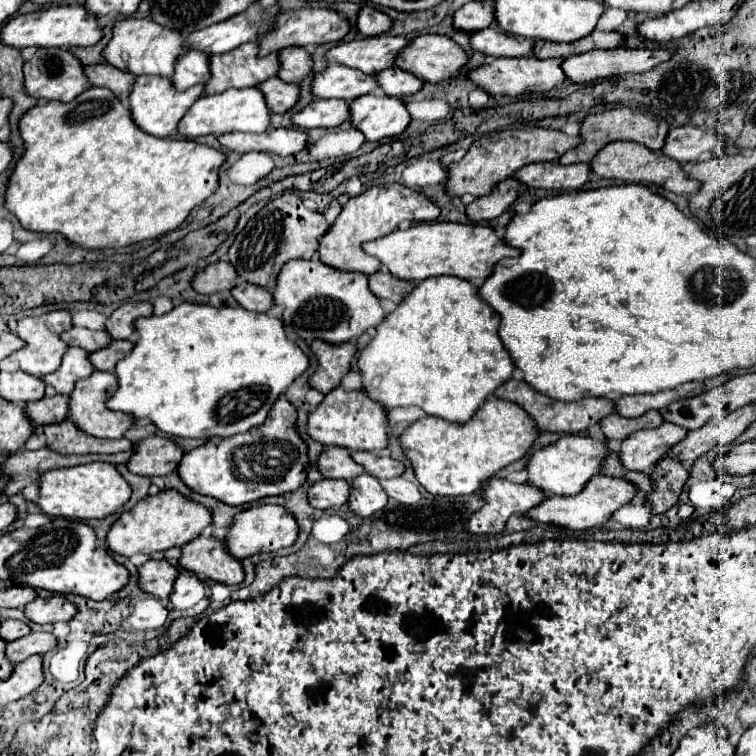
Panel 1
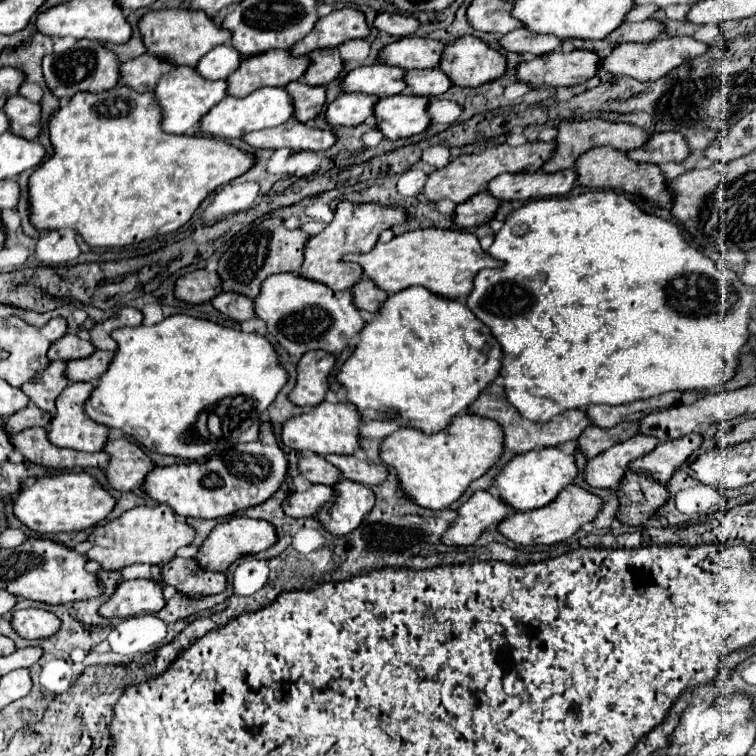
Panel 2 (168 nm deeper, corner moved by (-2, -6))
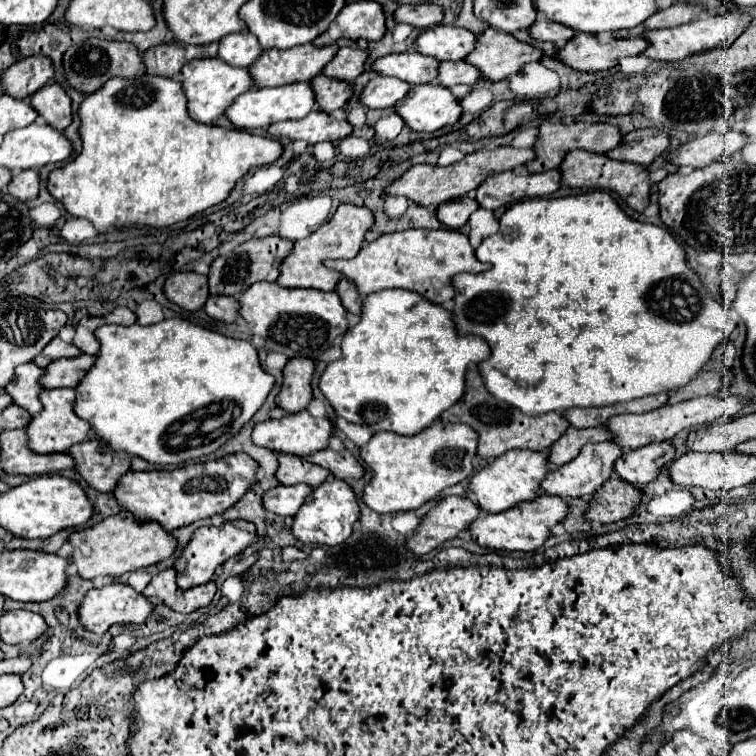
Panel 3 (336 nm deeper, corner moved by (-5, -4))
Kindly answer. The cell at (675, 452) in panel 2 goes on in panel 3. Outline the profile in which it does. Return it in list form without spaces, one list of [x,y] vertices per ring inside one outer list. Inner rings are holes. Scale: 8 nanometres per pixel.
[[[655,442],[649,446],[643,446],[639,450],[631,450],[623,454],[615,462],[615,470],[621,478],[625,478],[631,484],[645,486],[659,476],[661,468],[675,460],[675,448],[671,442]]]

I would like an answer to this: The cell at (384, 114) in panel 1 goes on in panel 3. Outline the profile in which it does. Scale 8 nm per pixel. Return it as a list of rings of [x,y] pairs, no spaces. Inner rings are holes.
[[[437,84],[413,86],[407,96],[395,104],[395,112],[415,132],[435,132],[443,126],[455,124],[461,116],[457,98],[449,88]]]

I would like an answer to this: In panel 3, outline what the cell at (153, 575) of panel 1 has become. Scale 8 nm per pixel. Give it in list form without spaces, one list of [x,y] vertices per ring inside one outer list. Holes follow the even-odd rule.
[[[113,582],[87,592],[79,618],[87,630],[103,634],[113,624],[143,624],[153,614],[153,608],[155,604],[129,584]]]

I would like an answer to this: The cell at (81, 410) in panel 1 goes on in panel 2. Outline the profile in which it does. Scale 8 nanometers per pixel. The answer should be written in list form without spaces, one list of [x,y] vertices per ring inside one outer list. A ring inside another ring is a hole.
[[[76,382],[68,384],[62,394],[56,398],[56,414],[48,424],[48,440],[58,448],[70,448],[78,452],[100,452],[108,440],[108,428],[96,424],[84,414],[84,402],[88,400],[94,386],[90,382]]]

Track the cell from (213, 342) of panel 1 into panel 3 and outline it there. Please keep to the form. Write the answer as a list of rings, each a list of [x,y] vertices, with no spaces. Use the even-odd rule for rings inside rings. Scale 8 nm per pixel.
[[[169,318],[163,320],[159,324],[153,326],[141,326],[141,324],[131,324],[131,326],[101,326],[99,332],[95,332],[95,336],[101,342],[101,350],[97,354],[97,362],[95,366],[89,370],[89,374],[81,380],[81,384],[75,388],[77,390],[77,402],[75,402],[75,414],[83,420],[87,420],[91,424],[91,428],[109,442],[109,446],[113,450],[125,450],[131,456],[141,456],[151,464],[183,464],[187,460],[195,460],[207,454],[213,454],[215,450],[219,450],[233,434],[237,434],[251,418],[253,414],[263,406],[267,394],[273,390],[275,386],[275,378],[271,374],[267,374],[261,364],[259,364],[259,354],[257,350],[247,342],[247,340],[235,340],[229,336],[223,336],[219,332],[207,330],[199,324],[193,324],[185,318]]]

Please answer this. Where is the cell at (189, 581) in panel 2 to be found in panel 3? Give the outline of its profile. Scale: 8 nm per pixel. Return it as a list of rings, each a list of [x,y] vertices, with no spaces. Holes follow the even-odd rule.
[[[165,568],[151,578],[151,582],[143,590],[143,594],[149,596],[149,598],[157,596],[171,610],[187,614],[187,612],[193,612],[193,610],[207,606],[213,600],[215,590],[217,590],[215,582],[207,582],[207,584],[201,584],[201,586],[195,586],[195,588],[189,588],[189,590],[181,590],[177,586],[175,568]]]

